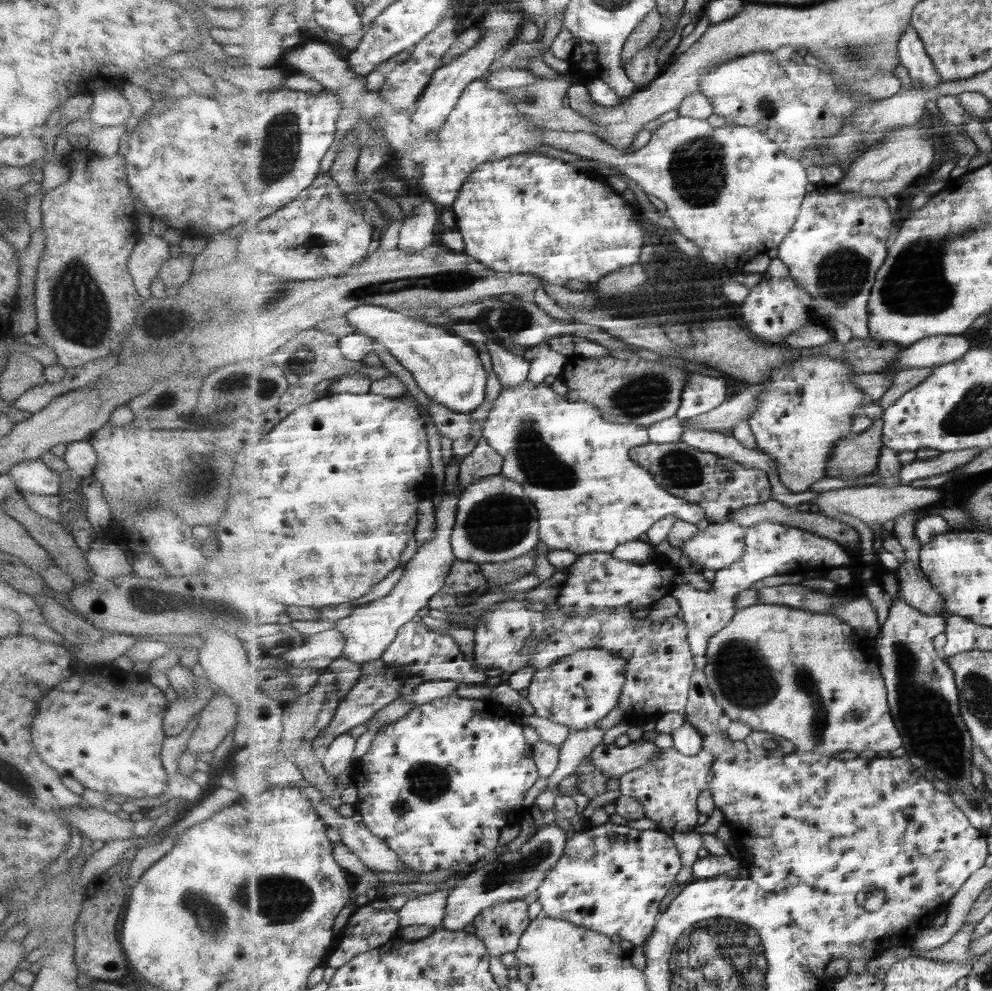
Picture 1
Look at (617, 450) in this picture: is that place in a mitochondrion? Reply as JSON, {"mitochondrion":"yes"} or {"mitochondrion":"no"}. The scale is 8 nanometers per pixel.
{"mitochondrion":"no"}

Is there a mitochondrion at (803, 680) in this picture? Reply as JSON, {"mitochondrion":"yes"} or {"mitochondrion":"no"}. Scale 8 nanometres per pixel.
{"mitochondrion":"yes"}

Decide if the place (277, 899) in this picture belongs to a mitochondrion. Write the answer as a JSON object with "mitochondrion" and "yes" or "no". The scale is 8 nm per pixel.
{"mitochondrion":"yes"}

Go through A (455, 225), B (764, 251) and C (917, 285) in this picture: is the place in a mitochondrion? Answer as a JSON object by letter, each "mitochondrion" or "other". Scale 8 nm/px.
{"A":"other","B":"other","C":"mitochondrion"}

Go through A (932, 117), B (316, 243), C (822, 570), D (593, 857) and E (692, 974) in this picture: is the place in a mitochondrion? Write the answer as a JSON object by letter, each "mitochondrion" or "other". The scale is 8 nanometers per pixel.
{"A":"other","B":"mitochondrion","C":"other","D":"other","E":"mitochondrion"}

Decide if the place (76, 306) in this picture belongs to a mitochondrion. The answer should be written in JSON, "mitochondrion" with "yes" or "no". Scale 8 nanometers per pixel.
{"mitochondrion":"yes"}

